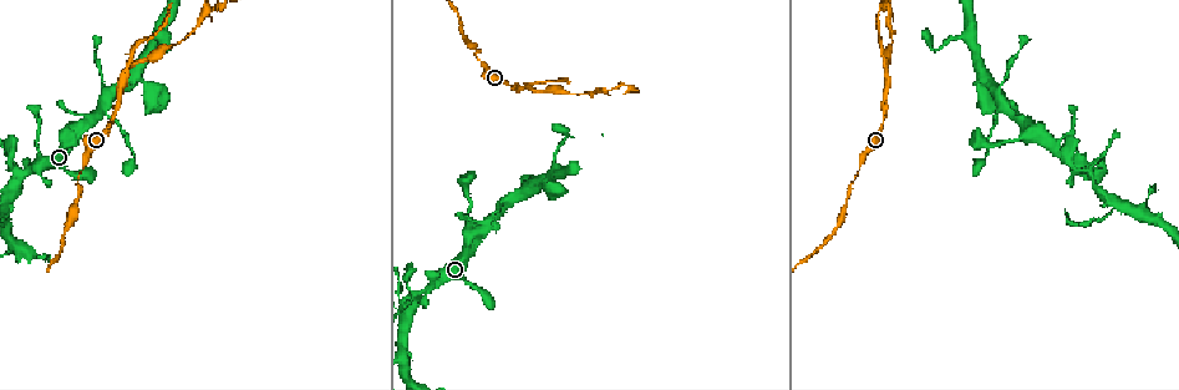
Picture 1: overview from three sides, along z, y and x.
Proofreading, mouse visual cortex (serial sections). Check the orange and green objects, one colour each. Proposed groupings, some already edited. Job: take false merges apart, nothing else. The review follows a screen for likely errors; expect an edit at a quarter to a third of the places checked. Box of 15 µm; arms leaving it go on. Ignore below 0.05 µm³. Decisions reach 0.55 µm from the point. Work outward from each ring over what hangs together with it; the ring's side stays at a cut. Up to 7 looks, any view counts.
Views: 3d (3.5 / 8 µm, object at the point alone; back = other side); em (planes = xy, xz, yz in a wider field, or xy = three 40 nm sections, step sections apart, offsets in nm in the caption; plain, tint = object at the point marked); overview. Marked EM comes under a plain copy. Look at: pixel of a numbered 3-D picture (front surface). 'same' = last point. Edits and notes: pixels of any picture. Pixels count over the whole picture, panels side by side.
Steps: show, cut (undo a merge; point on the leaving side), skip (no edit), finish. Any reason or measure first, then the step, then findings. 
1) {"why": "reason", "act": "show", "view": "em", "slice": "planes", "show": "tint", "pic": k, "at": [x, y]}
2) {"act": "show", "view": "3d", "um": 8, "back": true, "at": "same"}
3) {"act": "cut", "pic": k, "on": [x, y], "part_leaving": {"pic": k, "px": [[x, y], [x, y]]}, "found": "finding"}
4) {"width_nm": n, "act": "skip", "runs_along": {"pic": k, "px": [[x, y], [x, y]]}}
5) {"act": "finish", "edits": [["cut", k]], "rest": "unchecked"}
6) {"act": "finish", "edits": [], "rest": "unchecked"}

{"why": "thin arm on a thick one", "act": "show", "view": "3d", "um": 8, "pic": 1, "at": [1003, 106]}

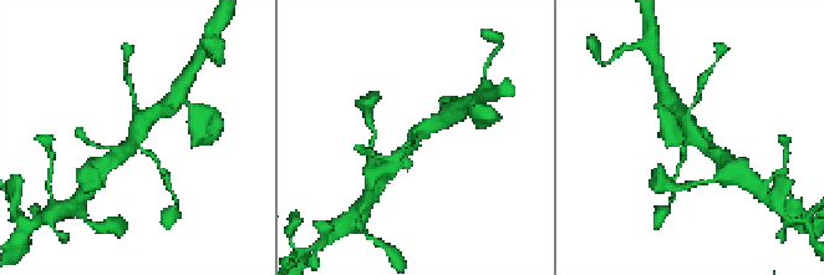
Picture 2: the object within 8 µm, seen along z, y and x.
{"why": "closer look", "act": "show", "view": "3d", "um": 3.5, "pic": 2, "at": [419, 140]}

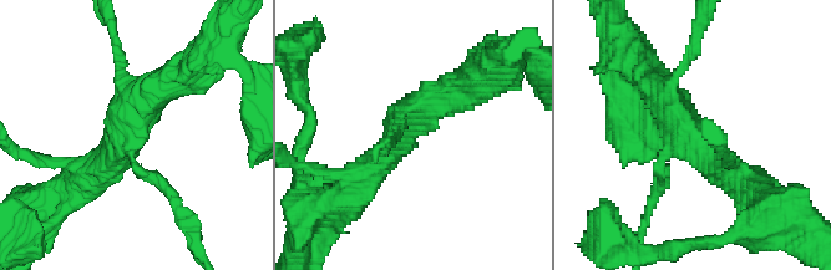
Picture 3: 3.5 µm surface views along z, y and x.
{"arms": 4, "arm_widths_nm": [150, 150, 400, 400], "act": "show", "view": "em", "slice": "xy", "step": 2, "show": "tint", "pic": 3, "at": [123, 134]}

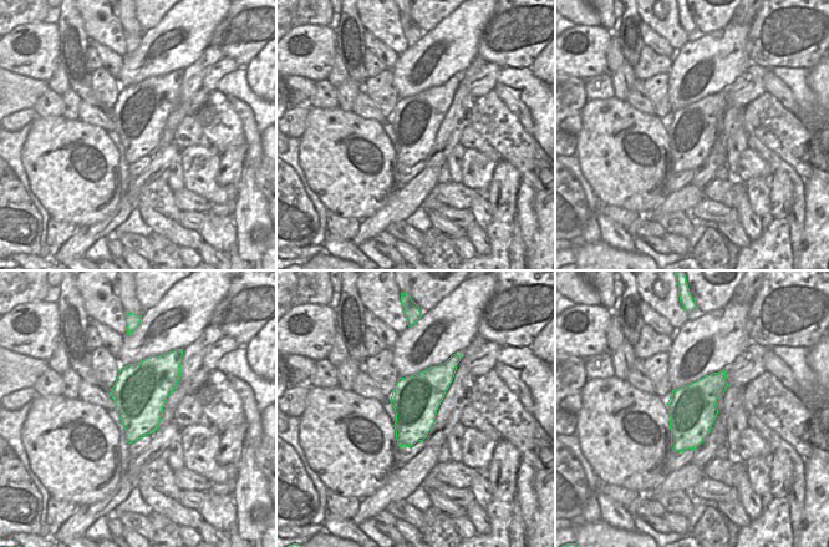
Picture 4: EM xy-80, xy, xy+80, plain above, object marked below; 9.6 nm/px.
{"act": "skip", "runs_along": {"pic": 3, "px": [[82, 181], [177, 81]]}, "found": "all the same cell"}

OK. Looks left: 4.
{"why": "calibre changes", "act": "show", "view": "3d", "um": 3.5, "back": true, "pic": 1, "at": [135, 160]}

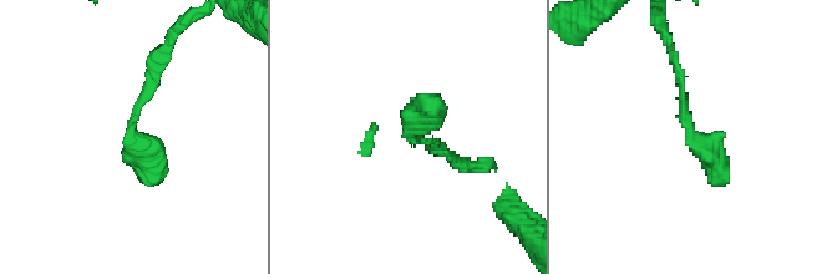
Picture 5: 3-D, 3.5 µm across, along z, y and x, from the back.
{"why": "shape alone is not enough", "act": "show", "view": "em", "slice": "xy", "step": 1, "show": "tint", "pic": 5, "at": [412, 134]}

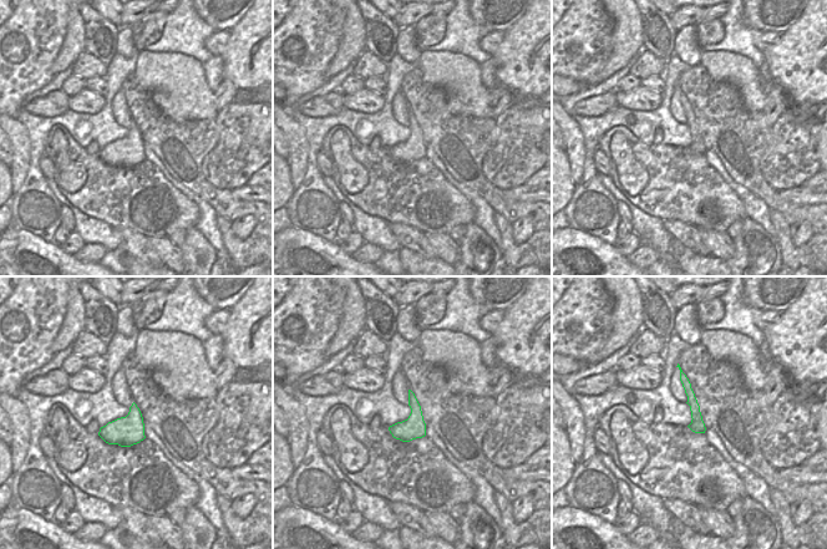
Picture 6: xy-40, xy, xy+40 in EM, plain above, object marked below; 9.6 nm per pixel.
{"width_nm": 220, "act": "skip", "runs_along": {"pic": 5, "px": [[673, 64], [680, 117], [724, 182]]}, "found": "all the same cell"}

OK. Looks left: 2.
{"act": "show", "view": "3d", "um": 8, "back": true, "pic": 1, "at": [150, 98]}

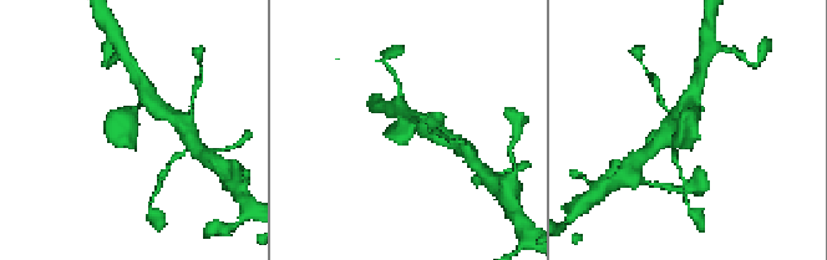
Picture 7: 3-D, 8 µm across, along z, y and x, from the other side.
{"why": "shape alone is not enough", "act": "show", "view": "em", "slice": "xy", "step": 1, "show": "tint", "pic": 7, "at": [126, 125]}

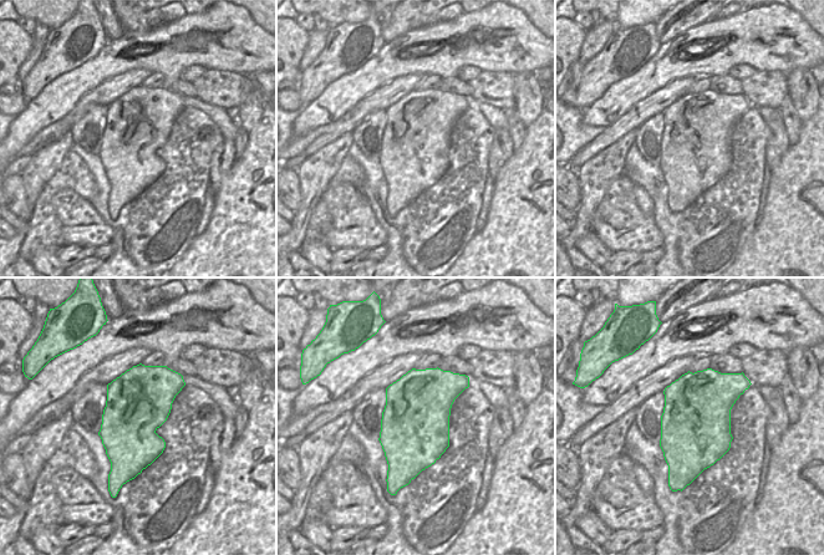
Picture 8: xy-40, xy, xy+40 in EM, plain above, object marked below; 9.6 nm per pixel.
{"act": "skip", "runs_along": {"pic": 7, "px": [[147, 93], [116, 144]]}, "found": "continuous, no second cell"}

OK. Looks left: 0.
{"act": "finish", "edits": [], "rest": "unchecked"}

